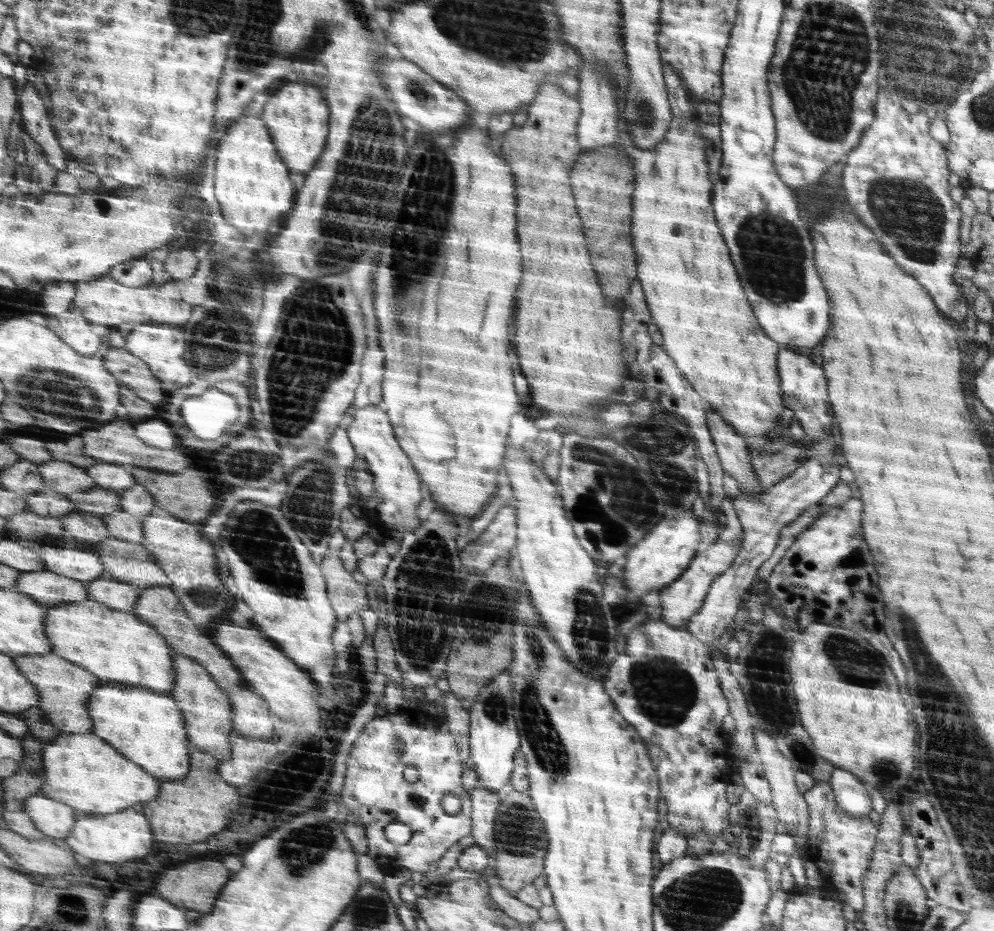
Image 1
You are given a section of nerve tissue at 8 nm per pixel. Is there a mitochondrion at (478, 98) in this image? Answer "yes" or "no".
no

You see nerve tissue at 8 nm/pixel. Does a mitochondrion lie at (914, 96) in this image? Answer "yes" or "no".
yes

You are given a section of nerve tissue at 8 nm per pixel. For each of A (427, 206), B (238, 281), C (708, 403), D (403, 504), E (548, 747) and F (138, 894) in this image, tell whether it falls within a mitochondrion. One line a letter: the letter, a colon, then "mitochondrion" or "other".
A: mitochondrion
B: mitochondrion
C: other
D: other
E: mitochondrion
F: other

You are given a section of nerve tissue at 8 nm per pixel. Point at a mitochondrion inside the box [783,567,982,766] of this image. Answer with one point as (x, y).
(857, 664)

